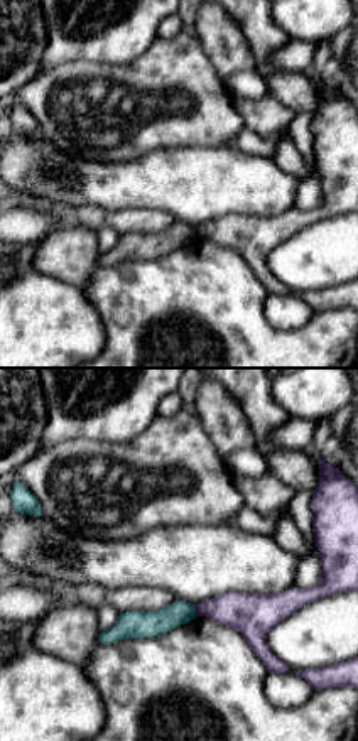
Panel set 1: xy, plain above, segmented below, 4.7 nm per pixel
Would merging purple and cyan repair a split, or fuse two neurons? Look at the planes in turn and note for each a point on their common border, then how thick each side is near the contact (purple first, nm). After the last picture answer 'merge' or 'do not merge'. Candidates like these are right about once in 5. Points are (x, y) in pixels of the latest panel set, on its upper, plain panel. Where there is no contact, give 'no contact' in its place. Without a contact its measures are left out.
contact (196, 232); calibres 190 and 130 nm

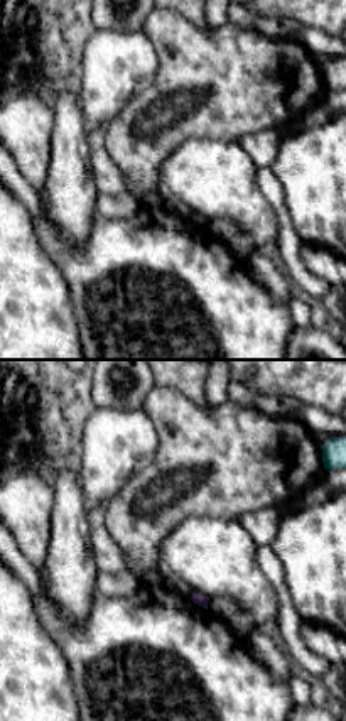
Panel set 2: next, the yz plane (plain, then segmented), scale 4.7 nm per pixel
contact (205, 227); calibres 60 and 20 nm

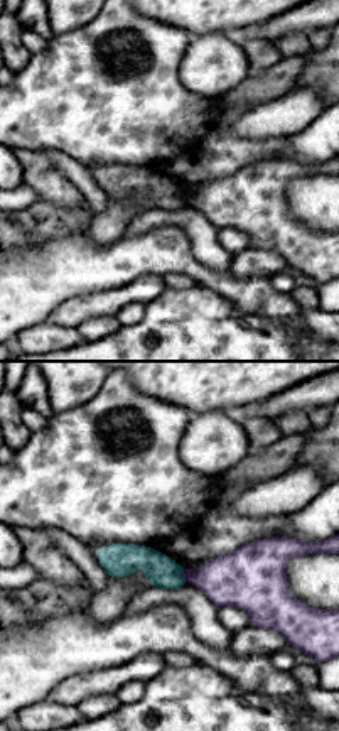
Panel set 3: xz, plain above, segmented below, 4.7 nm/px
contact (184, 198); calibres 260 and 150 nm

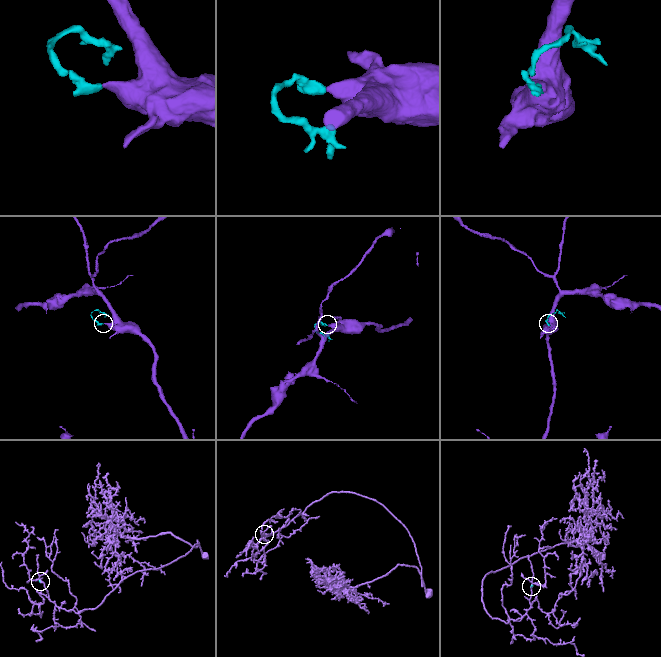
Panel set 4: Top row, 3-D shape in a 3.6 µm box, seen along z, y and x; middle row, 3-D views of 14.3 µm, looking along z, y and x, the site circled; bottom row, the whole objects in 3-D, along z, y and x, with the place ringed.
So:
do not merge

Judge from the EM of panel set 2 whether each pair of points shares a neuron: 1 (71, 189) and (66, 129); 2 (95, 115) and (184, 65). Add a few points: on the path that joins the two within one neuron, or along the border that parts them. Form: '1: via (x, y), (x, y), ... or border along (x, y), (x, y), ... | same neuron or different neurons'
1: via (70, 174), (70, 144) | same neuron
2: border along (151, 43), (159, 70), (152, 83), (122, 110) | different neurons

